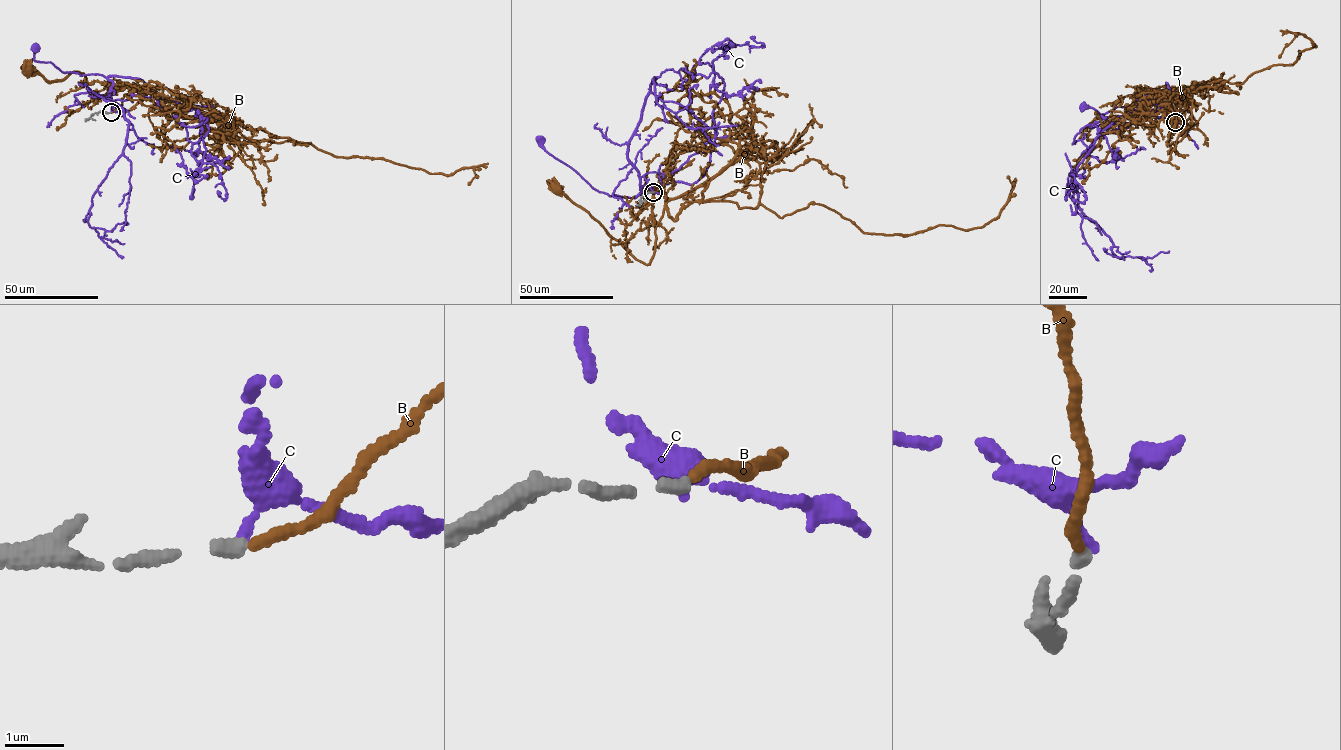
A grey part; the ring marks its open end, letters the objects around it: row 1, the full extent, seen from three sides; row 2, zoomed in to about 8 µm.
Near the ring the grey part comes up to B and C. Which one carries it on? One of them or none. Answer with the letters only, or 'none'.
B

